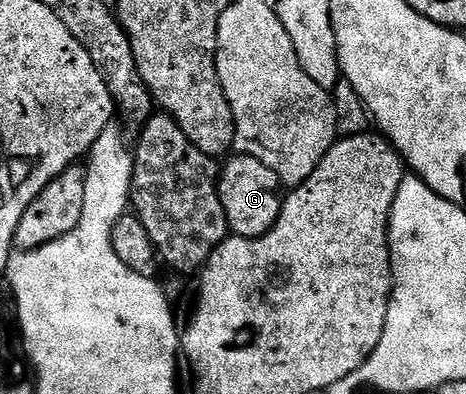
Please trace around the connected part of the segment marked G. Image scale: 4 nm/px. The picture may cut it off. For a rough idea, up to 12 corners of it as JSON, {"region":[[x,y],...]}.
{"region":[[248,153],[217,173],[227,228],[263,237],[283,210],[281,182]]}

